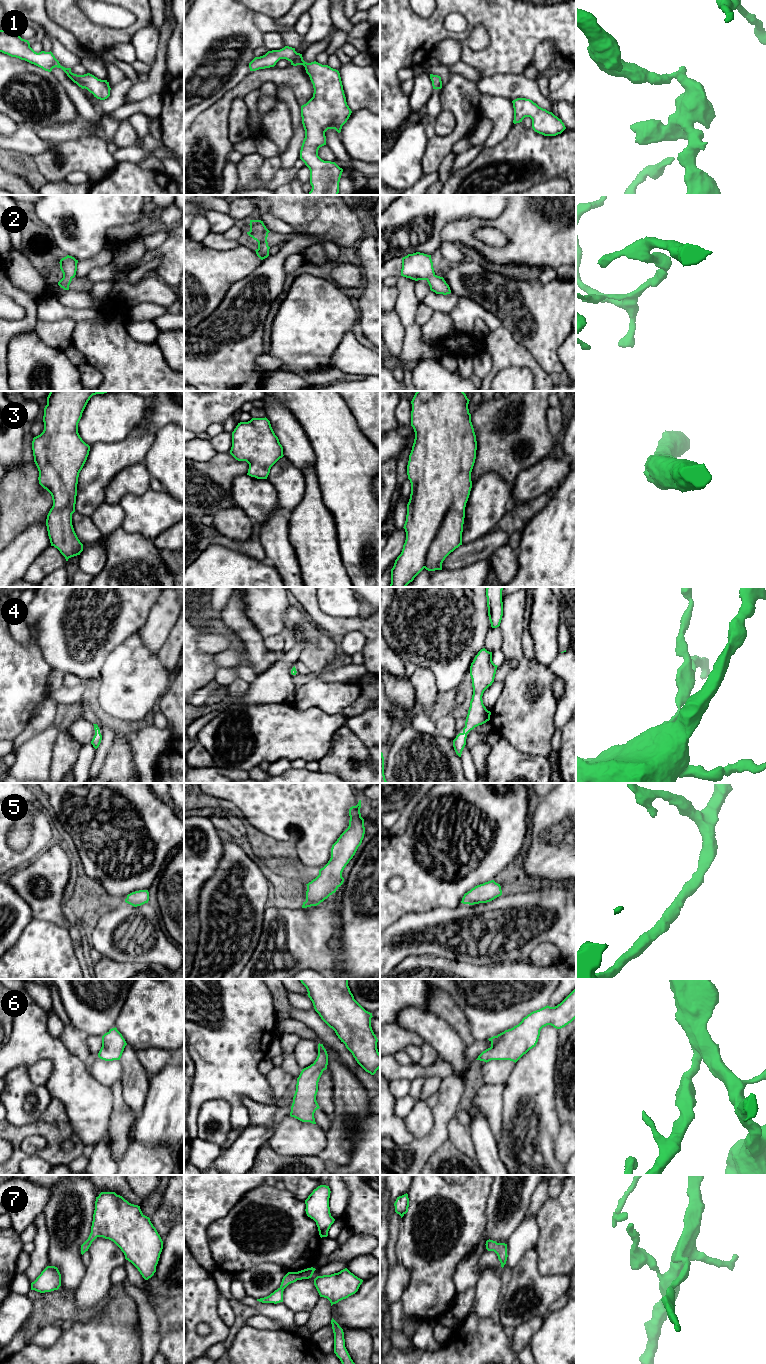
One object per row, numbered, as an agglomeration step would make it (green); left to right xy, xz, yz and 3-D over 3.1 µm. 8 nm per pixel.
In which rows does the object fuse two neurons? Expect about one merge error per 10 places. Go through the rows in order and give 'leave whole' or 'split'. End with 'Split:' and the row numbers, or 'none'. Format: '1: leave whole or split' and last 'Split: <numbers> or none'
1: leave whole
2: leave whole
3: leave whole
4: leave whole
5: leave whole
6: leave whole
7: leave whole
Split: none

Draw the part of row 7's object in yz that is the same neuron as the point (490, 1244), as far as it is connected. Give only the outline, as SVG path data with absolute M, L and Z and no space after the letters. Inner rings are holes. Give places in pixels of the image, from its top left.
M487 1240L486 1241L486 1249L488 1251L494 1251L497 1256L498 1256L498 1259L501 1263L501 1267L503 1268L504 1265L506 1264L506 1261L507 1261L507 1244L505 1243L497 1243L496 1241L493 1241L493 1240Z

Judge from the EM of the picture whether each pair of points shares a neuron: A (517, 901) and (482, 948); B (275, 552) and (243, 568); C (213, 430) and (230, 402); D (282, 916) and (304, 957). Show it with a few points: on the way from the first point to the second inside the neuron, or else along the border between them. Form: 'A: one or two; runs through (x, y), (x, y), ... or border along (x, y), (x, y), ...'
A: one; runs through (508, 912), (503, 917), (500, 925), (489, 936)
B: two; border along (270, 565), (280, 576)
C: two; border along (222, 423), (212, 423), (205, 430)
D: one; runs through (282, 926), (301, 947)

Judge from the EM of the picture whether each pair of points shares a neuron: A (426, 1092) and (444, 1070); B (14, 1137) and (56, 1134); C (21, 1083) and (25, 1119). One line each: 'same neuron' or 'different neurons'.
A: different neurons
B: same neuron
C: same neuron

